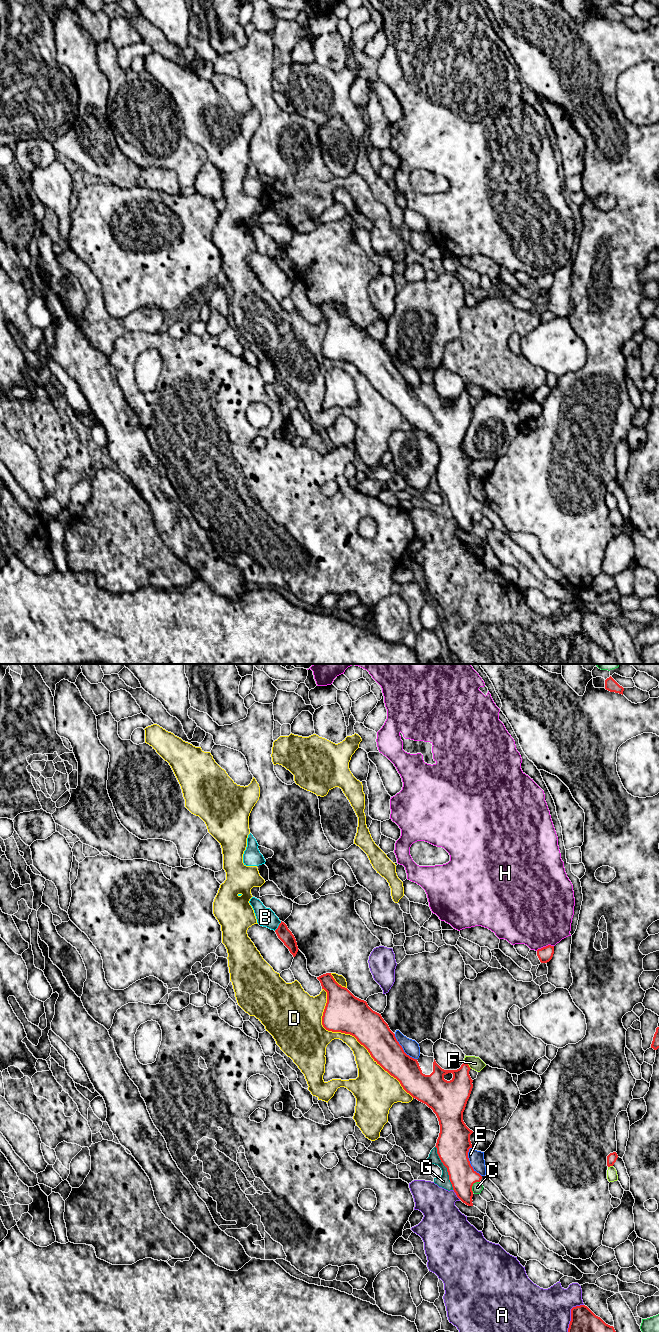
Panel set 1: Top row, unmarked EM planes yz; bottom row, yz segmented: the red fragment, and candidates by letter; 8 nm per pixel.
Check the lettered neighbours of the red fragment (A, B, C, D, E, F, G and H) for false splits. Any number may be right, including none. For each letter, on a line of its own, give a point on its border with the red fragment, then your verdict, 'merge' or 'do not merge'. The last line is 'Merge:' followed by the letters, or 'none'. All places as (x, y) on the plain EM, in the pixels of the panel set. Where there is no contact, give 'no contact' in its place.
A: yz (571, 644) | do not merge
B: yz (278, 254) | merge
C: yz (472, 513) | do not merge
D: yz (351, 362) | do not merge
E: yz (469, 490) | do not merge
F: yz (468, 393) | do not merge
G: yz (446, 495) | do not merge
H: yz (544, 275) | do not merge
Merge: B

